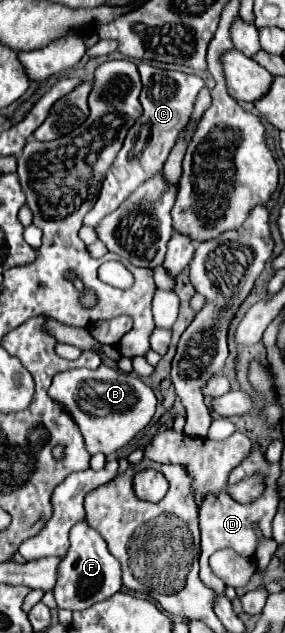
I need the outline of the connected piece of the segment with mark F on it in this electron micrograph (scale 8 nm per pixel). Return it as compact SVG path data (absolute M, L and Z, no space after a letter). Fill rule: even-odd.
M77 524L71 530L71 548L59 566L59 580L53 590L57 606L67 610L85 610L121 590L121 564L109 552L105 540L89 524Z

